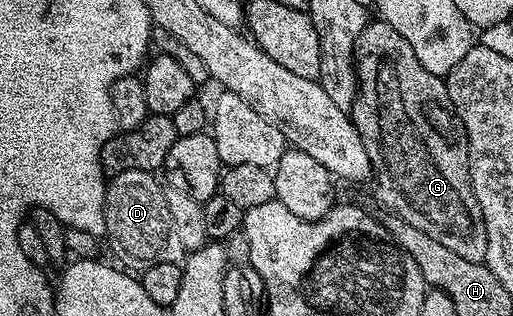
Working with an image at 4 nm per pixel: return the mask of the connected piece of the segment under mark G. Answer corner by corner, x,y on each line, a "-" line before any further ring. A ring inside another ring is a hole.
381,20
367,21
366,27
362,29
362,33
356,39
354,61
358,75
358,94
355,96
354,104
350,107
348,113
354,119
354,127
364,144
364,152
368,152
375,196
387,206
385,209
389,213
395,214
398,218
403,218
415,228
420,228
425,235
432,236
437,243
444,244
449,251
456,252
457,255
462,256
465,260
485,263
488,242
484,232
484,220
480,212
480,204
476,200
474,189
472,188
470,145
468,144
468,136
462,127
460,116
452,108
452,104
448,100
448,88
445,81
439,75
428,72
428,68
424,68
424,64
420,64
420,60
416,60
416,52
412,52
412,44
408,44
408,40
404,40
404,36
400,36
400,32
396,32
396,28
392,28
392,24

